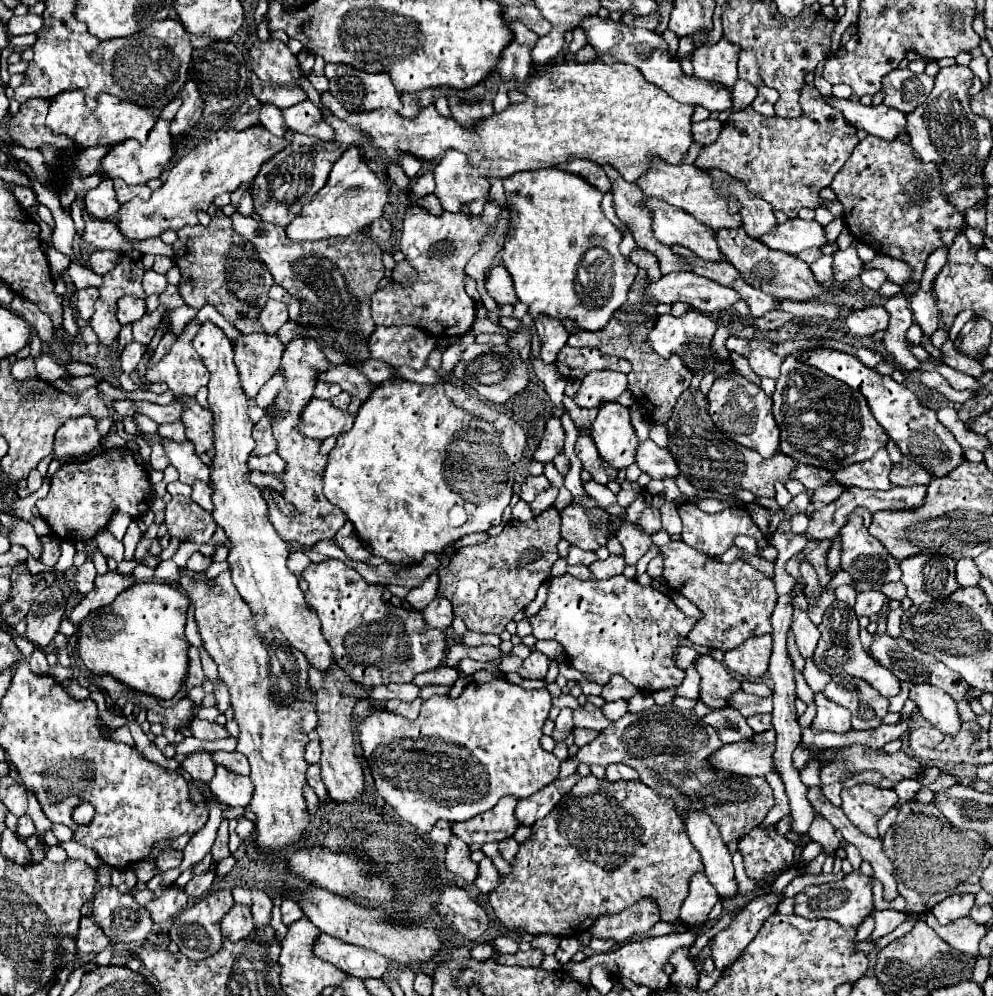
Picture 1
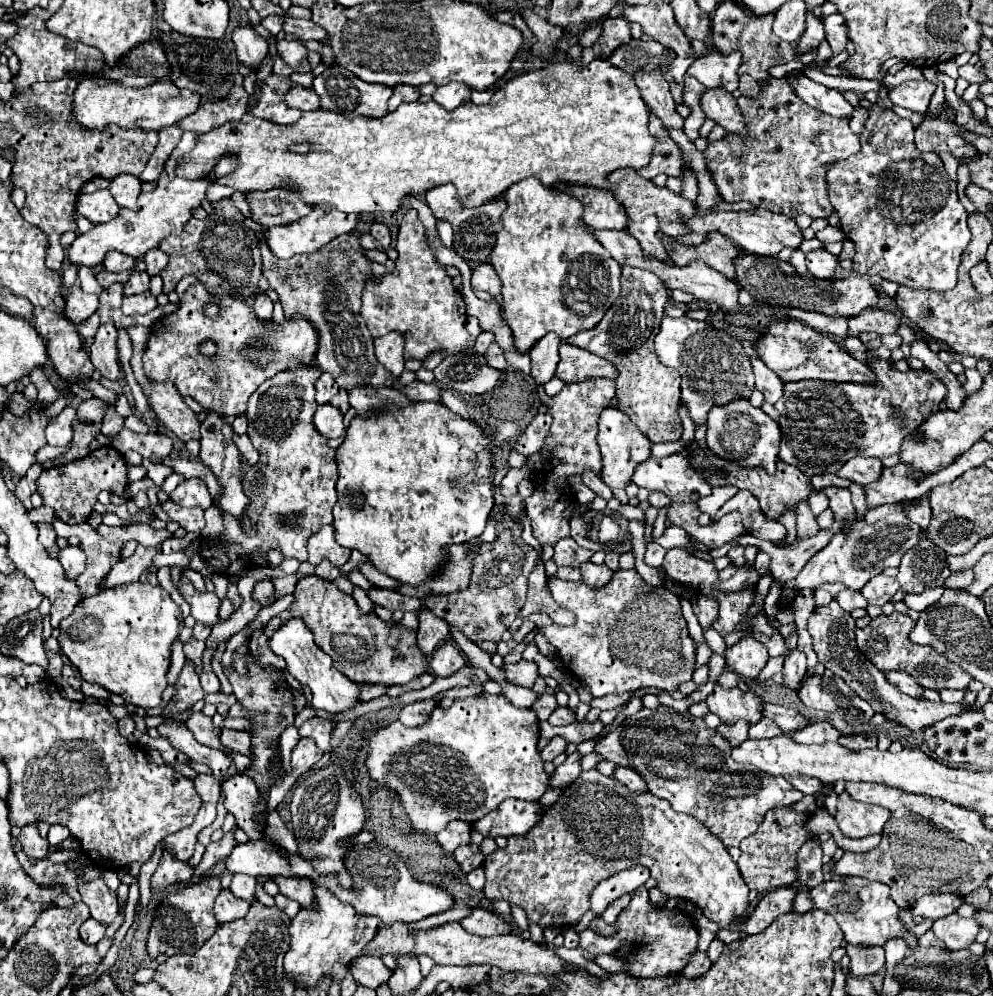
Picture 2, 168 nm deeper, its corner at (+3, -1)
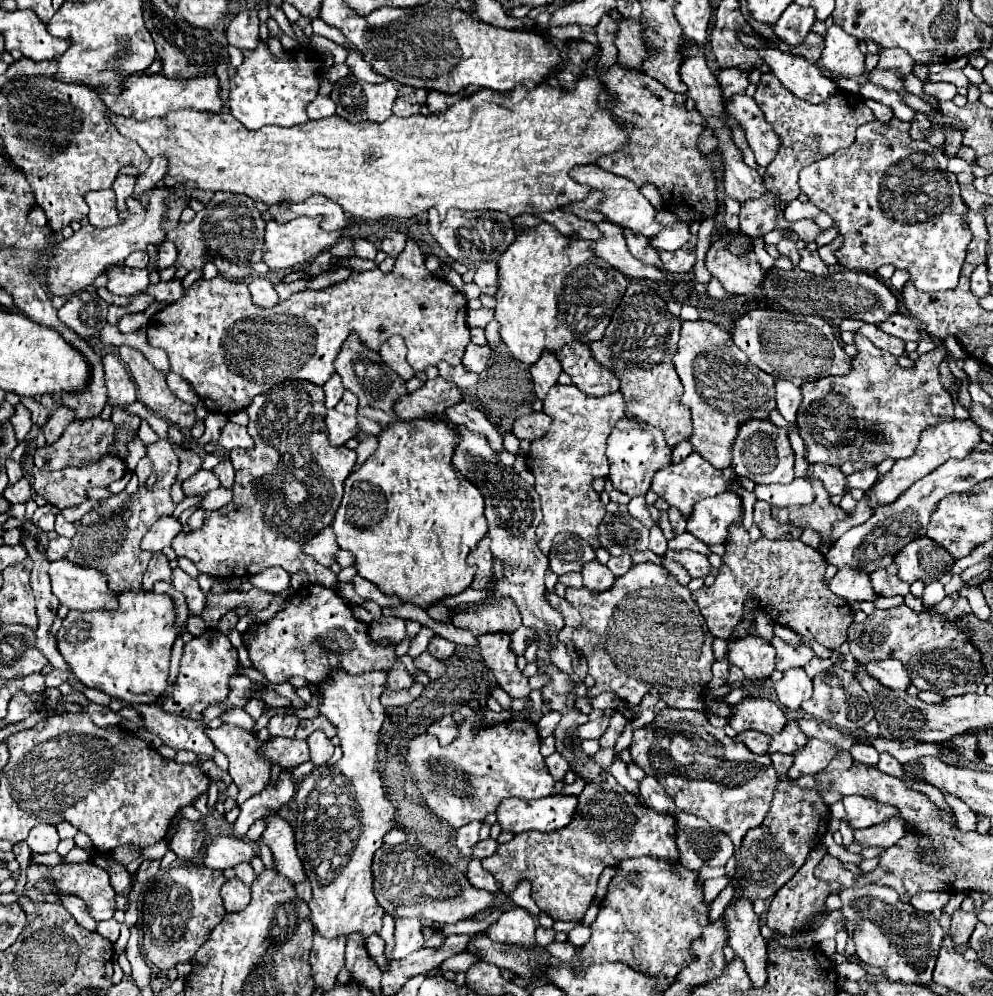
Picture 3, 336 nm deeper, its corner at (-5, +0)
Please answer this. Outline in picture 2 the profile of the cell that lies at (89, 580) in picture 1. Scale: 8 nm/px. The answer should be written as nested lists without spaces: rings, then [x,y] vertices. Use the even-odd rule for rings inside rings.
[[[68,546],[68,548],[62,548],[62,550],[58,550],[58,562],[62,564],[62,568],[66,570],[66,574],[70,574],[70,578],[78,578],[78,574],[86,568],[84,566],[84,554],[82,554],[82,550],[80,548],[74,548],[74,546]]]

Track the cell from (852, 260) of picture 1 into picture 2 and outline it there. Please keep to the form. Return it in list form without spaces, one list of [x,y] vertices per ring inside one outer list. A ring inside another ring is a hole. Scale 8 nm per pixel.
[[[812,250],[806,254],[806,268],[814,278],[828,280],[838,268],[838,256],[832,256],[826,250]]]

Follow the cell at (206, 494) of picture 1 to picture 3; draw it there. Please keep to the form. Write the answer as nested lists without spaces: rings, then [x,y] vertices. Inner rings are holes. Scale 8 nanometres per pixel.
[[[202,469],[182,483],[184,497],[202,497],[208,491],[218,489],[218,487],[220,487],[220,481],[216,479],[216,475],[212,471],[202,471]]]

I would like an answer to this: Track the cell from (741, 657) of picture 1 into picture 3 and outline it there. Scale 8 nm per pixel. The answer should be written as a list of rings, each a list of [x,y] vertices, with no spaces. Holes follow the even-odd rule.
[[[742,637],[730,643],[728,647],[728,661],[738,665],[746,679],[764,679],[770,677],[776,663],[774,647],[764,641],[762,637]]]

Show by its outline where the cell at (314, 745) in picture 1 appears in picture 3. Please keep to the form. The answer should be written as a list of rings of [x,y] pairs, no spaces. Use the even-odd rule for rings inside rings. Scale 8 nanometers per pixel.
[[[314,731],[306,741],[310,745],[310,761],[312,761],[312,765],[320,767],[332,757],[334,745],[330,743],[330,739],[322,731]]]

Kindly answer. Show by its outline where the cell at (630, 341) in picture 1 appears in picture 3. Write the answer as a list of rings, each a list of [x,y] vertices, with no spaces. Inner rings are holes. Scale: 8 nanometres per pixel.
[[[632,281],[618,309],[614,311],[610,325],[606,327],[604,339],[590,343],[594,359],[620,377],[620,391],[624,393],[626,413],[662,429],[670,447],[688,439],[692,429],[692,415],[688,407],[680,403],[682,381],[674,365],[666,361],[672,359],[678,343],[678,333],[680,321],[668,311],[666,303],[644,283]],[[652,343],[664,343],[664,349],[652,355]]]

